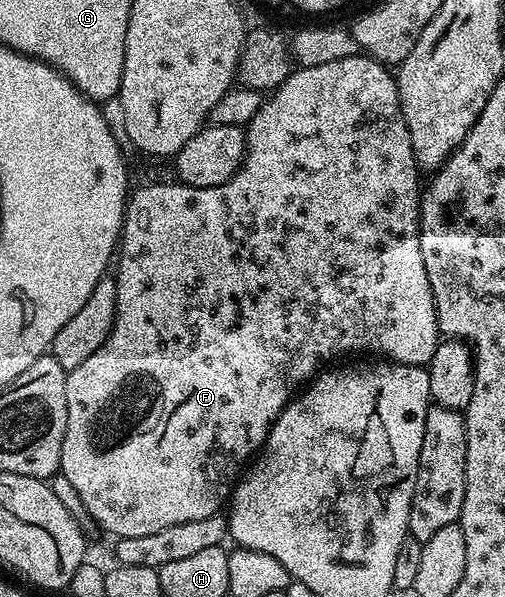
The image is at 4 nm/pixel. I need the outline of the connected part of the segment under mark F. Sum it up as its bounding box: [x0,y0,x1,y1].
[60,54,440,538]

